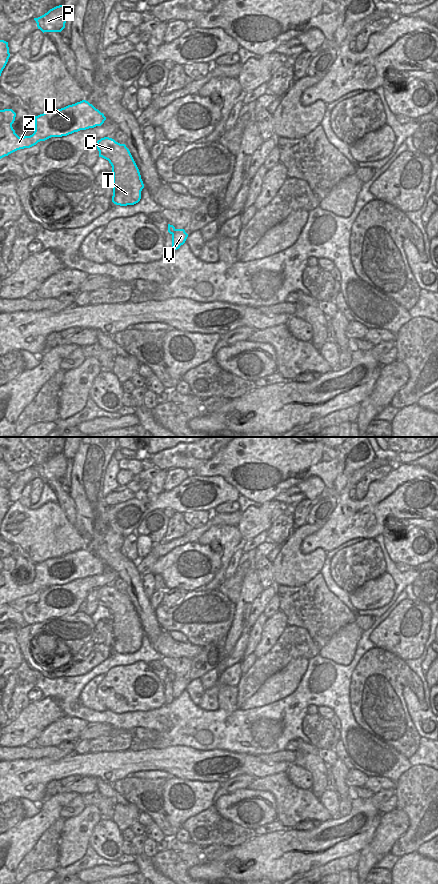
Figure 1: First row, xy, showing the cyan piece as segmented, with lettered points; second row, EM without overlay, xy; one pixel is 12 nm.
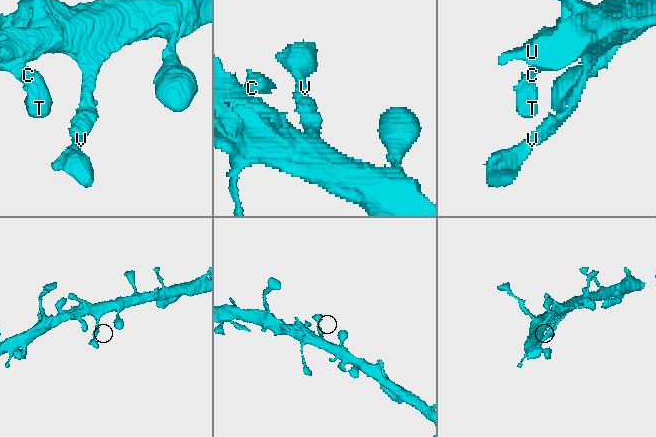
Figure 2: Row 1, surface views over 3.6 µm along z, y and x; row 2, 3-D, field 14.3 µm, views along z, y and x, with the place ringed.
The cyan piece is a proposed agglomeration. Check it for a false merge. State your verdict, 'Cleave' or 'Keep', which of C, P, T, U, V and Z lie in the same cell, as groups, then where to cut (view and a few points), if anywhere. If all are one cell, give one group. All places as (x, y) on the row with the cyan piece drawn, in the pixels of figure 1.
Keep. Groups: C P T U V Z. No split.

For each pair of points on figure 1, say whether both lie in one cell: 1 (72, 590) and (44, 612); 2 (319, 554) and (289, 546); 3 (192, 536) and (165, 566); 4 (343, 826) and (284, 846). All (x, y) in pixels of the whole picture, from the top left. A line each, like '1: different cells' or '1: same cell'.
1: same cell
2: same cell
3: different cells
4: same cell

